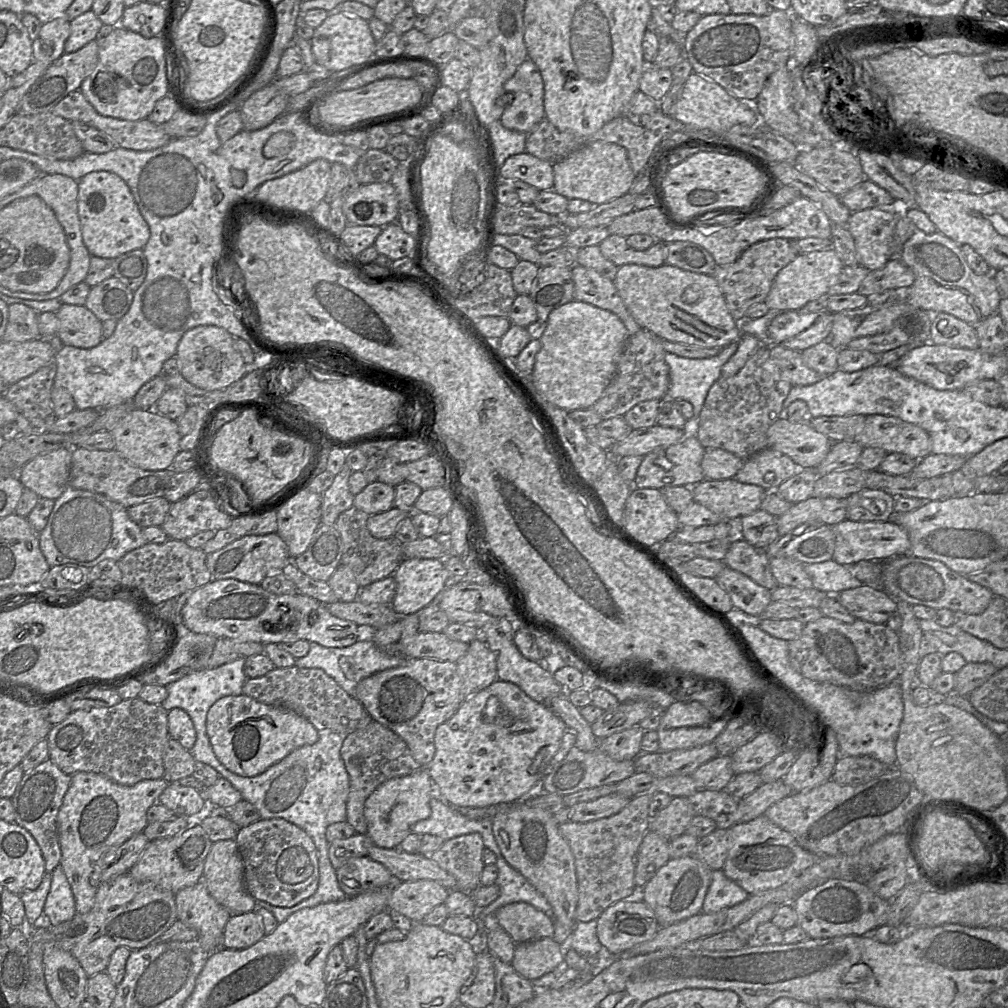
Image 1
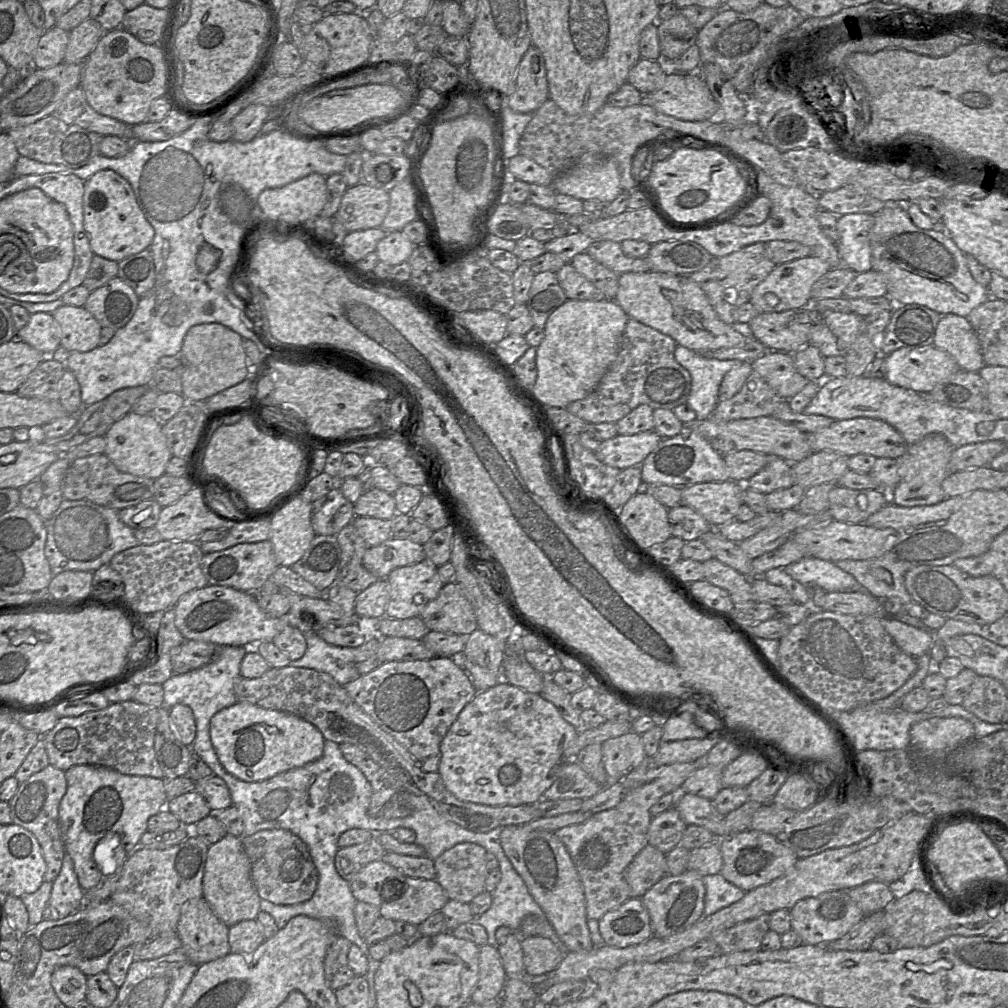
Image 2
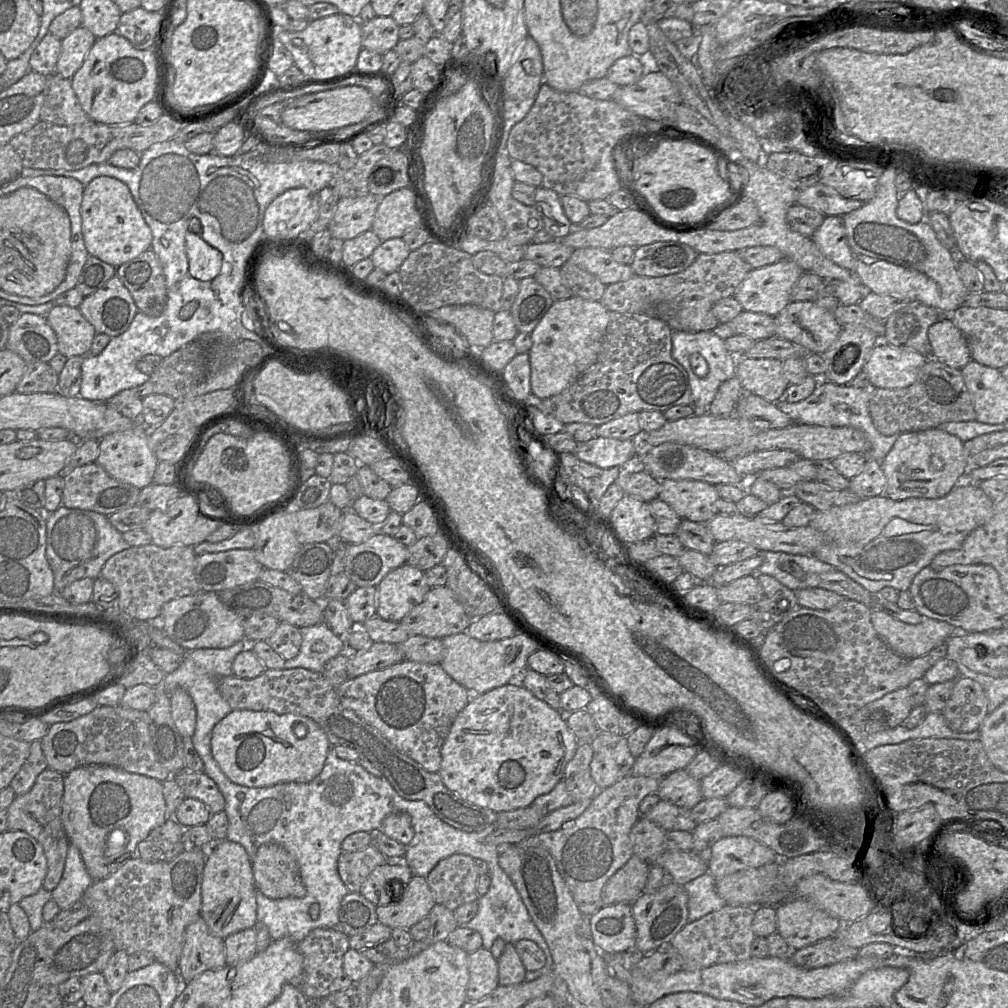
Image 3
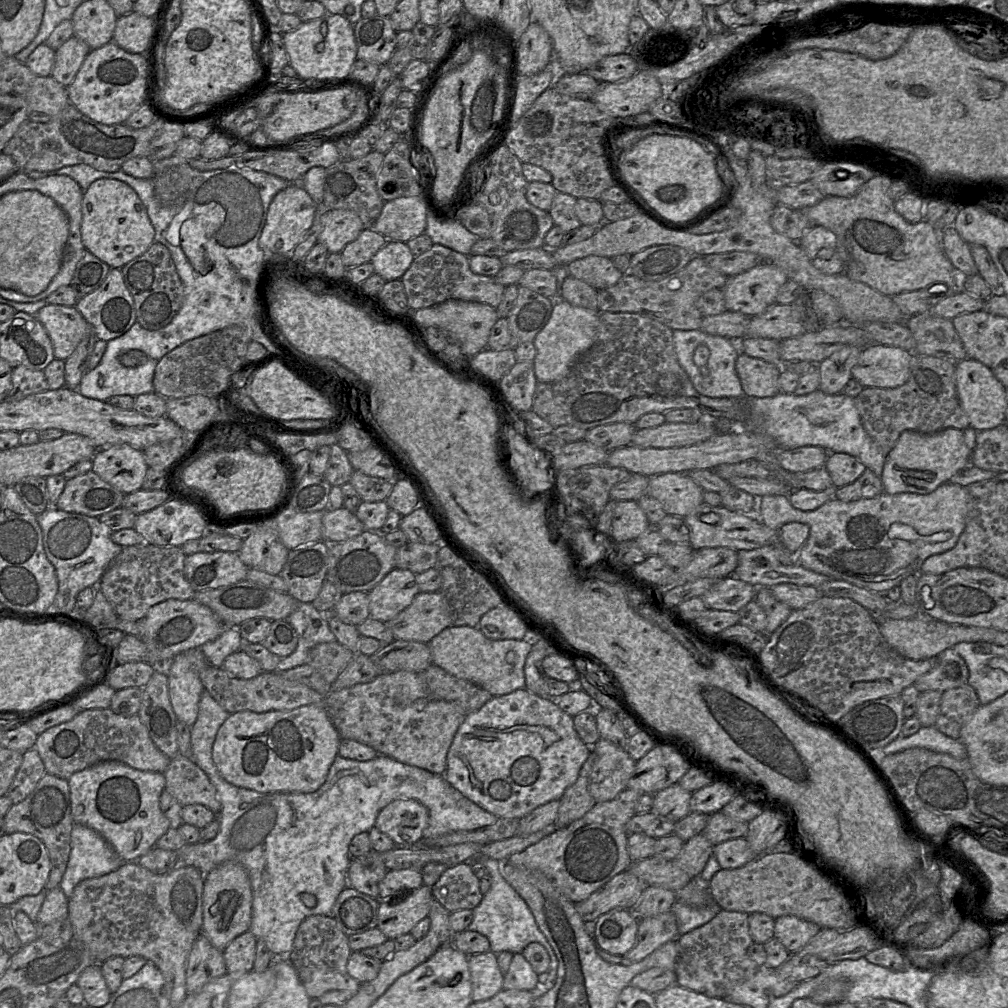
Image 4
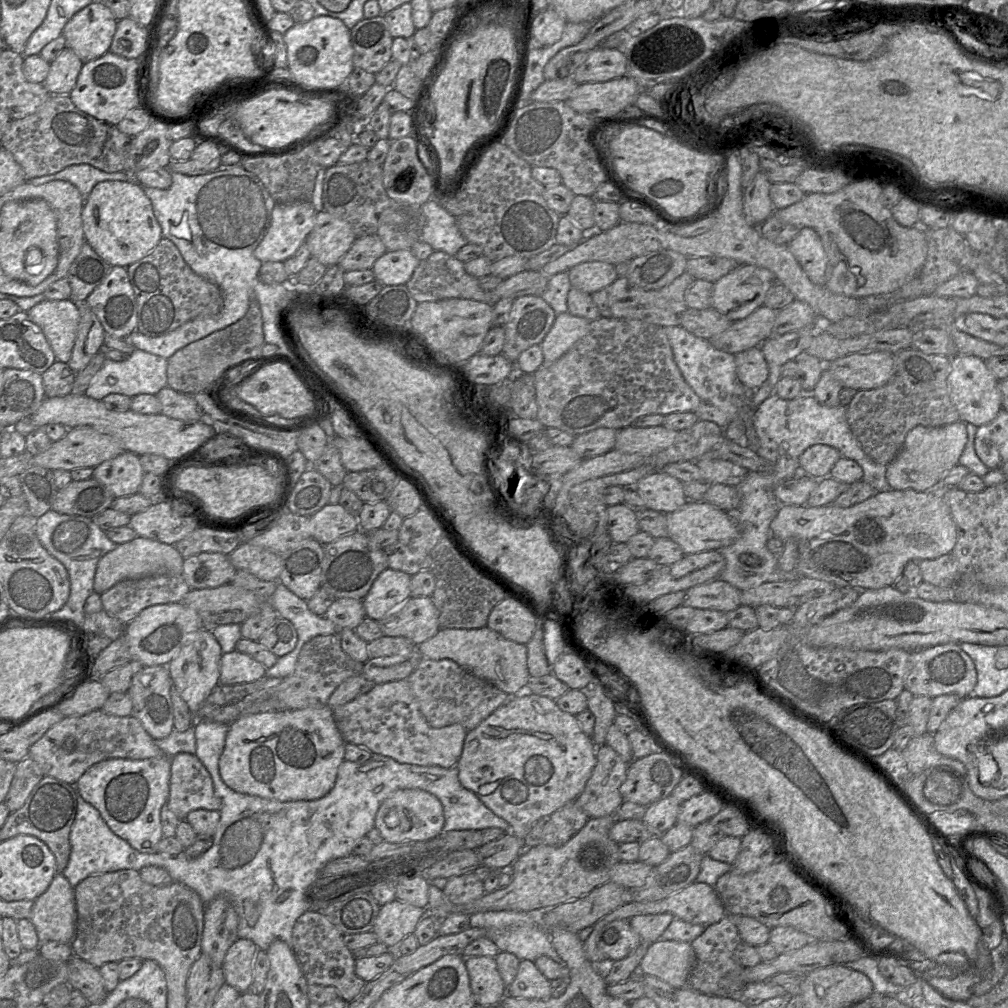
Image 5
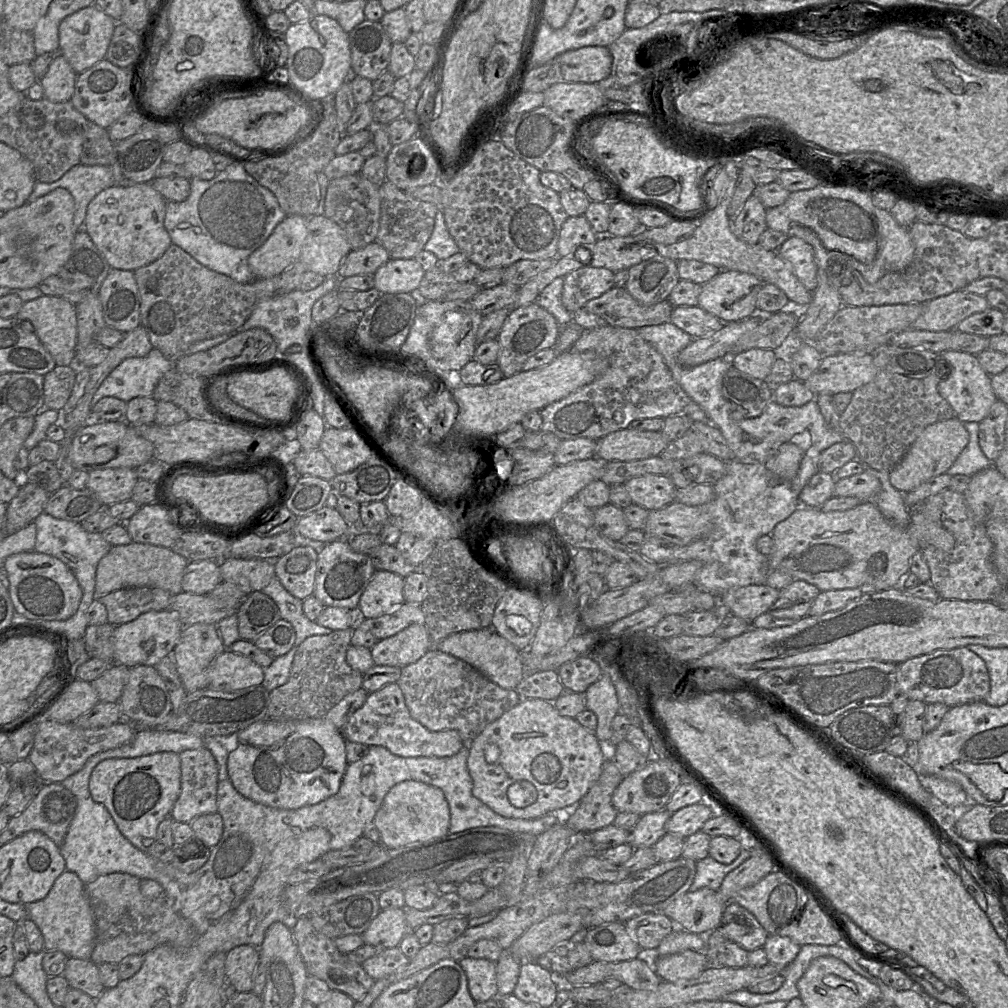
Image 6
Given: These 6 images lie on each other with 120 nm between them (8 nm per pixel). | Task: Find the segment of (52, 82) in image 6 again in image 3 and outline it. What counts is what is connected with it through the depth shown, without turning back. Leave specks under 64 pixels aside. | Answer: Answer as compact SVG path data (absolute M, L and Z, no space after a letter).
M79 26L61 40L61 53L55 73L65 79L72 79L81 67L86 54L96 41L96 37L85 27Z

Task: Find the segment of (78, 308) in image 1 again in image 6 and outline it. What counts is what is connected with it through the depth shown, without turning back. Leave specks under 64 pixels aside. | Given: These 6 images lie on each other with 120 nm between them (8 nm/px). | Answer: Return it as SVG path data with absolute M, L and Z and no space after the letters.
M42 295L24 302L16 317L21 321L29 322L34 327L34 333L50 353L56 365L76 366L77 315L74 304L63 297Z

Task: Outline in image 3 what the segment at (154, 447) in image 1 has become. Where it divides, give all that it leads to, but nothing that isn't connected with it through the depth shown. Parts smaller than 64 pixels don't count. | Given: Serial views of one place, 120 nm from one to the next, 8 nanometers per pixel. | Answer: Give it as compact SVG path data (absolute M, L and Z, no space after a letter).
M139 425L135 429L106 435L99 441L96 463L116 480L140 490L150 485L159 461L150 447L148 430Z

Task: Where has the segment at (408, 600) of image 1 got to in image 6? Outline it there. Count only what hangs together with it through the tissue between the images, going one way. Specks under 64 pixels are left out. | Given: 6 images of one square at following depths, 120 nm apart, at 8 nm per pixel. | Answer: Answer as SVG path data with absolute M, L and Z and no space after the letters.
M376 570L362 593L357 613L360 618L377 618L405 603L405 579L393 572Z

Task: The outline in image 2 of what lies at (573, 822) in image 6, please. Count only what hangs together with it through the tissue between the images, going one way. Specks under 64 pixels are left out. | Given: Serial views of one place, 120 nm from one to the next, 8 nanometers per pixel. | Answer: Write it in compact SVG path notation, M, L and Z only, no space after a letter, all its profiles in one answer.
M633 731L604 741L601 744L601 748L603 765L608 776L608 784L621 782L629 772L639 767L646 760L641 735Z

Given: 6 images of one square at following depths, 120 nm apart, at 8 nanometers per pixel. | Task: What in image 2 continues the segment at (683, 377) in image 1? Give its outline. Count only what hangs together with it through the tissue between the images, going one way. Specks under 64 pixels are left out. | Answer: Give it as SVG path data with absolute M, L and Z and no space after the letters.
M680 345L675 347L674 358L691 376L687 406L696 413L696 420L709 418L719 401L719 389L724 375L742 361L705 358Z

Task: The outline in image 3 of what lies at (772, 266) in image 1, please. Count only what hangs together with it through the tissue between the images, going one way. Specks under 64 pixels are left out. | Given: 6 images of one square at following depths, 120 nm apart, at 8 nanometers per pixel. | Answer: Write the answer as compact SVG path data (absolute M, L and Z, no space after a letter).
M736 251L698 254L696 260L681 272L661 277L633 275L626 281L607 285L600 302L609 312L652 314L664 321L672 331L712 331L720 324L712 312L714 304L723 298L734 296L737 287L751 270L750 265L741 259Z

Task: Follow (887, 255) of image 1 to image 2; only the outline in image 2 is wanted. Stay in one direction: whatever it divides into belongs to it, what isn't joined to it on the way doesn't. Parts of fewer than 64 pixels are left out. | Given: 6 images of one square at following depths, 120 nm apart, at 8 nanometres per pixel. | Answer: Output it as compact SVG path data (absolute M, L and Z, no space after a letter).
M867 213L838 216L837 249L842 265L856 274L872 270L869 234L875 222L875 215Z

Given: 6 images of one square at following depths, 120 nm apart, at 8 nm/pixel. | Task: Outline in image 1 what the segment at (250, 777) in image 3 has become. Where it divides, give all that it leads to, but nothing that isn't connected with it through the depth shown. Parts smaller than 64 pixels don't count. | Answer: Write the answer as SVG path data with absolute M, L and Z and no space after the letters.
M244 694L225 696L217 700L208 710L206 730L217 759L229 771L243 777L254 777L263 773L292 751L312 745L319 738L318 730L304 717L288 709L263 704Z

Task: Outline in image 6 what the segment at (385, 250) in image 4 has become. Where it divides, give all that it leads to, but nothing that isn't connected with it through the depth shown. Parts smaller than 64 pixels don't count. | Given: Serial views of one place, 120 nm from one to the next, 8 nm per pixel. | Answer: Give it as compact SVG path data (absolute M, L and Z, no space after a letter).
M391 258L374 273L374 287L381 293L415 293L424 274L414 258Z

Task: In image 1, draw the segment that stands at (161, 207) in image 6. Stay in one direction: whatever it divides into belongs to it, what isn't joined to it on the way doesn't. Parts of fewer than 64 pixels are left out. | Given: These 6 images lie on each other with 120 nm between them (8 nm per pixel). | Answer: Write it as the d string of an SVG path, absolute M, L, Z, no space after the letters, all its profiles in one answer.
M92 171L78 181L78 216L84 245L91 256L115 259L118 256L143 249L150 237L150 229L141 215L133 194L126 182L117 174L109 171Z

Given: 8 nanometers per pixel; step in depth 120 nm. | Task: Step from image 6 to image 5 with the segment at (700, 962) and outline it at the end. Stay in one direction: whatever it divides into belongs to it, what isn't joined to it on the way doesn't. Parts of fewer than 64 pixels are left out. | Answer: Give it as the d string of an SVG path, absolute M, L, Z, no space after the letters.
M659 939L647 947L638 969L672 987L682 988L688 985L694 964L695 953L690 943Z

